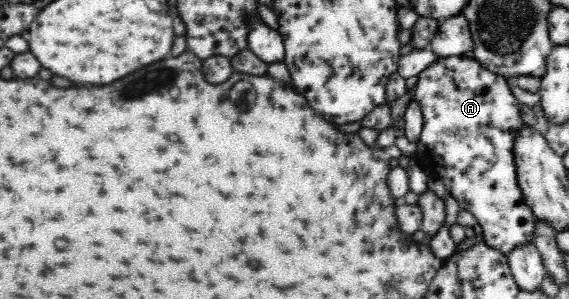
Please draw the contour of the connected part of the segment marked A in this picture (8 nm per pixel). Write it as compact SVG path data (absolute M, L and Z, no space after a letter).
M466 55L439 57L417 77L414 99L422 108L424 127L416 142L416 162L442 179L446 191L457 200L461 210L474 214L483 230L482 241L488 246L507 254L512 248L530 242L537 219L526 205L518 185L513 150L515 135L524 123L520 118L520 103L512 94L507 79L488 71L480 62Z

